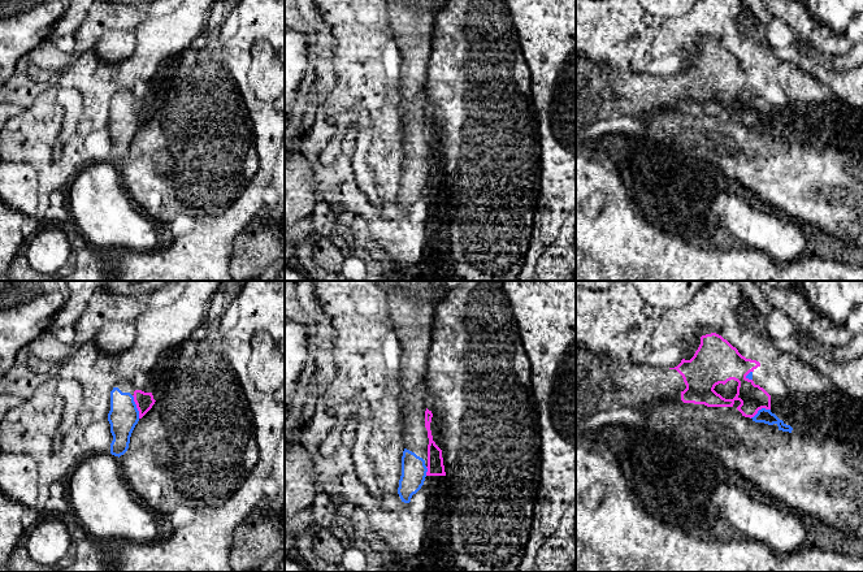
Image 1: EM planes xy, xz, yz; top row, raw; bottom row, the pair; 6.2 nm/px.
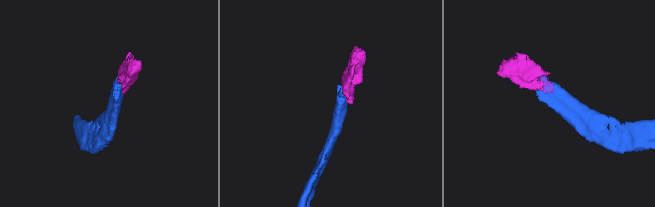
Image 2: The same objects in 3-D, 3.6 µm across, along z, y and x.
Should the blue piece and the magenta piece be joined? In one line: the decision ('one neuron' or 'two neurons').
one neuron

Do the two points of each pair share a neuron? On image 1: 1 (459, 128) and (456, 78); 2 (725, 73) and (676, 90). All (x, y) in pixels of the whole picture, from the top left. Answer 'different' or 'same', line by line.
1: same
2: same

